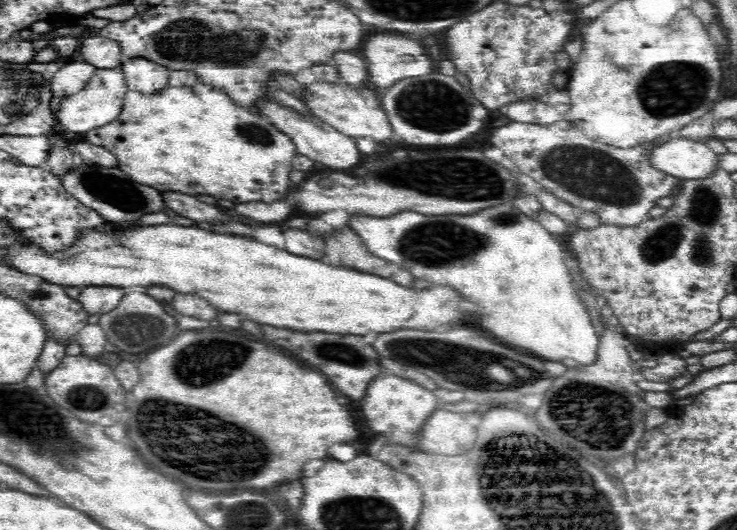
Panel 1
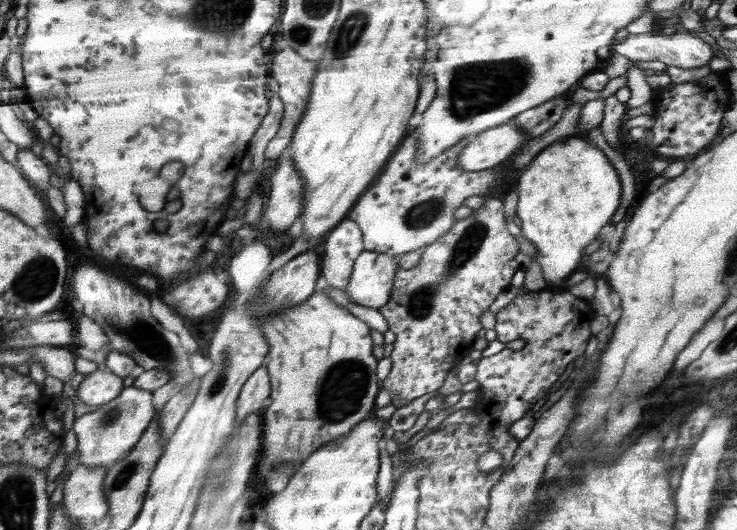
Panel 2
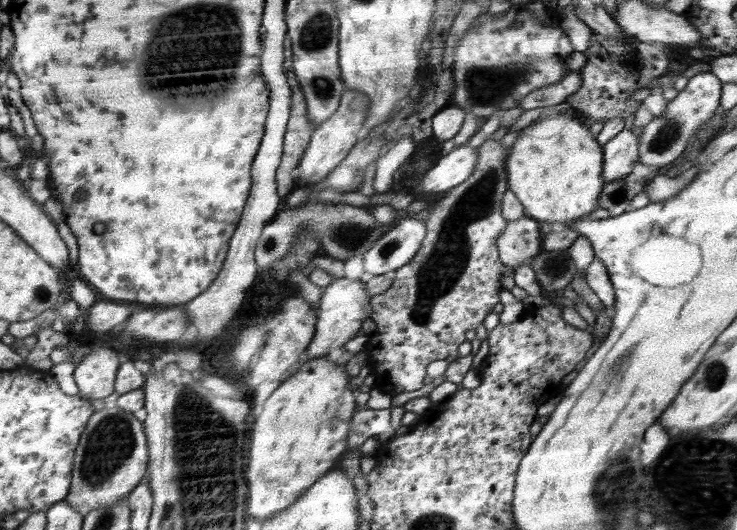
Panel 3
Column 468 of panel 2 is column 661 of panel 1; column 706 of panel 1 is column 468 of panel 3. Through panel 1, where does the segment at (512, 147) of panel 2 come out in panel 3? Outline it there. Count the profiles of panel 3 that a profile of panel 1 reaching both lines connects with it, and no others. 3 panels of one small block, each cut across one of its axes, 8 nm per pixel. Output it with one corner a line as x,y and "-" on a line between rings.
467,143
455,146
427,172
421,180
421,190
425,194
437,194
462,184
474,170
478,157
478,148
470,147

